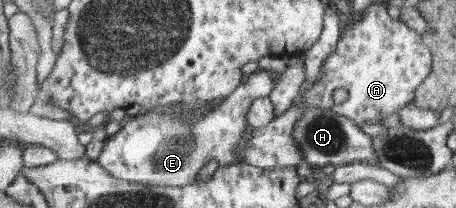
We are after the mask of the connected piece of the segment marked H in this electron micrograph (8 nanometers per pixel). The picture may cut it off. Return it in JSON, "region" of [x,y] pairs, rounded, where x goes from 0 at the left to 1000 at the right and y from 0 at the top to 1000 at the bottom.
{"region":[[[673,519],[664,538],[664,567],[654,577],[645,625],[654,702],[669,745],[673,803],[713,803],[719,788],[732,803],[761,798],[776,779],[831,798],[827,745],[820,736],[820,668],[807,644],[796,644],[785,596],[768,567],[741,558],[730,529],[704,529],[704,519]]]}

